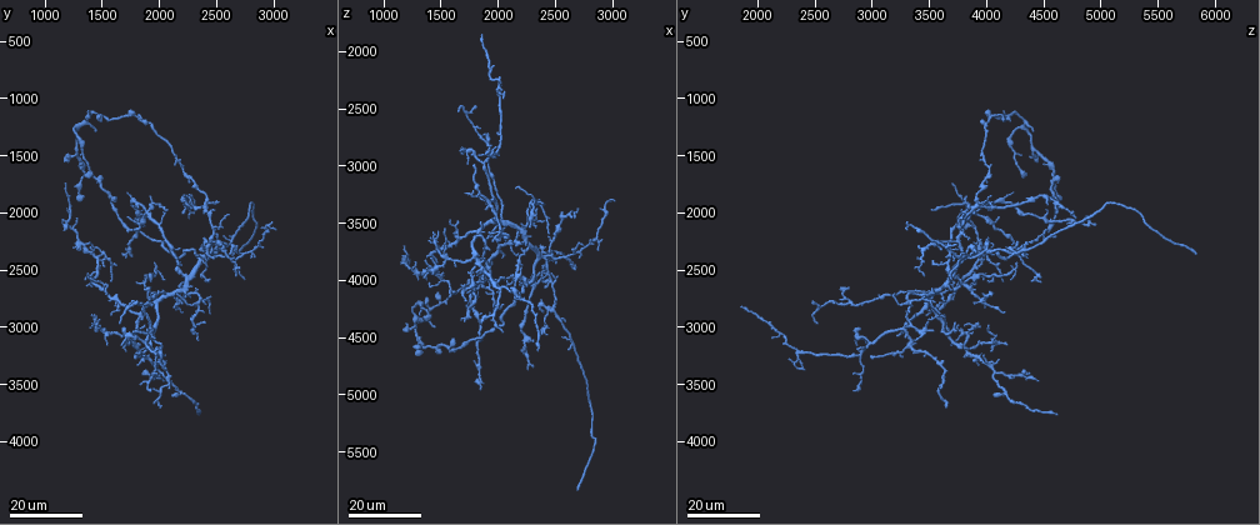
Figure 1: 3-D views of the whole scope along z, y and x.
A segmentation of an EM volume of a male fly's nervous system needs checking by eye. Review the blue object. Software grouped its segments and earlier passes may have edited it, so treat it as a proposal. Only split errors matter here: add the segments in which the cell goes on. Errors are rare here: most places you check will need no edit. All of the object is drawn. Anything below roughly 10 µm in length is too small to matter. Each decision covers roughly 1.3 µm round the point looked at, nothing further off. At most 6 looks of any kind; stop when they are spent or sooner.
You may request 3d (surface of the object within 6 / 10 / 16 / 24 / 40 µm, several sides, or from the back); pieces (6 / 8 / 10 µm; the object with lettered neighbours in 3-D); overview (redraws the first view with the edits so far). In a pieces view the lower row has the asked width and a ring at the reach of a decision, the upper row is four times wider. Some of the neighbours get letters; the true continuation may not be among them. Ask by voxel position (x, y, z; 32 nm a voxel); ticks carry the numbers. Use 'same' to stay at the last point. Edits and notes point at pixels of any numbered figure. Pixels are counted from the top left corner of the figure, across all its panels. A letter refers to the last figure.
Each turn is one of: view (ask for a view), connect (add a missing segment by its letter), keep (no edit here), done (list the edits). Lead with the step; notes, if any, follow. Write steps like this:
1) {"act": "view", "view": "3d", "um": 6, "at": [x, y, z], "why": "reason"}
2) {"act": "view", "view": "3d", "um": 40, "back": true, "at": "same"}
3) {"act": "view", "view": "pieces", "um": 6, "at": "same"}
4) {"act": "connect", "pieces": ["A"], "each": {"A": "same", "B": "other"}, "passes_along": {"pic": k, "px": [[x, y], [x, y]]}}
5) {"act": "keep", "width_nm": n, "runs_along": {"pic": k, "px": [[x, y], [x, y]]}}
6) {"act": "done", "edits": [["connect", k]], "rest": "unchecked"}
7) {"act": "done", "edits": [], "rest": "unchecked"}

{"act": "view", "view": "3d", "um": 16, "at": [2160, 2420, 3540], "why": "free end"}

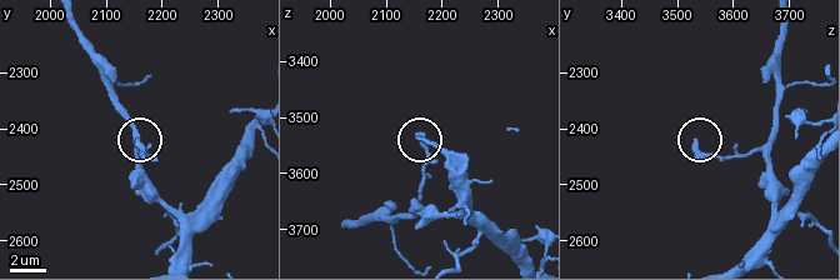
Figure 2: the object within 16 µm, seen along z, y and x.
{"act": "view", "view": "pieces", "um": 10, "at": [2160, 2425, 3535], "why": "what lies round it"}

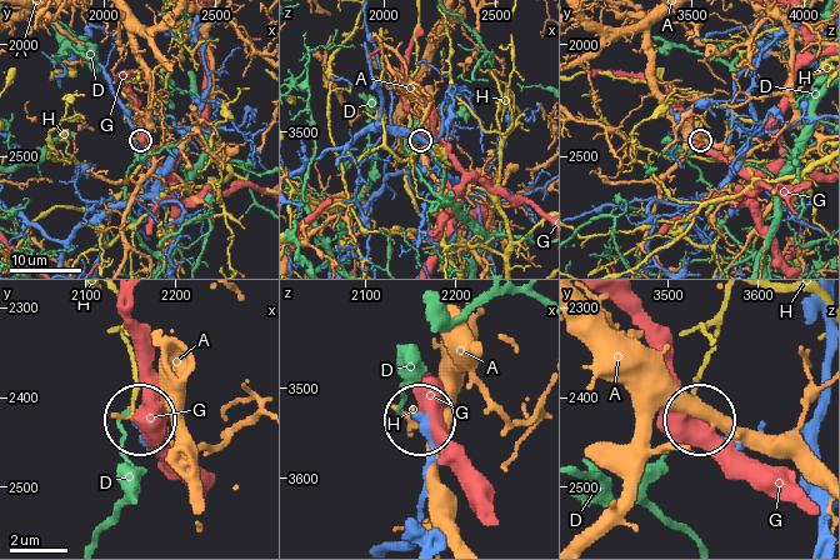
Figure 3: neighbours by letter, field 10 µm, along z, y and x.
{"act": "keep", "each": {"A": "other", "D": "other", "G": "other", "H": "other"}, "found": "no lettered segment goes on from it"}

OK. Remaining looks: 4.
{"act": "view", "view": "3d", "um": 24, "at": [1440, 1280, 4380], "why": "tapers out"}

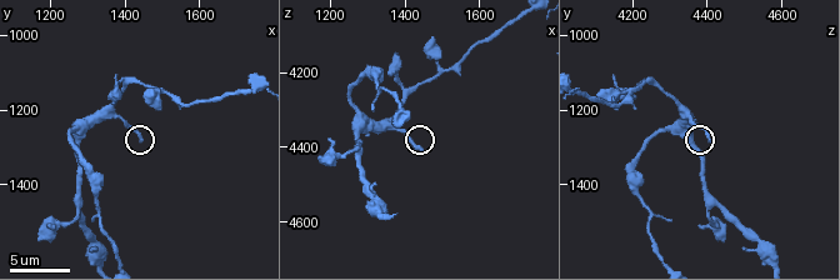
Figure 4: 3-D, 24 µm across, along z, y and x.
{"act": "view", "view": "pieces", "um": 10, "at": [1440, 1280, 4410], "why": "see the neighbours"}

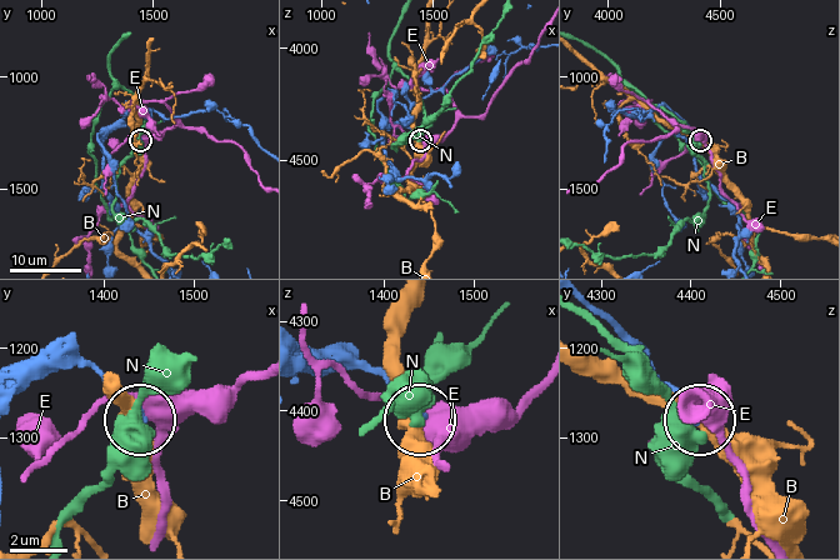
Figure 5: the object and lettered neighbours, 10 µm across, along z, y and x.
{"act": "keep", "each": {"B": "other", "E": "other", "N": "other"}, "found": "no lettered segment goes on from it"}

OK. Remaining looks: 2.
{"act": "view", "view": "3d", "um": 24, "at": [2720, 2360, 5800], "why": "free end"}

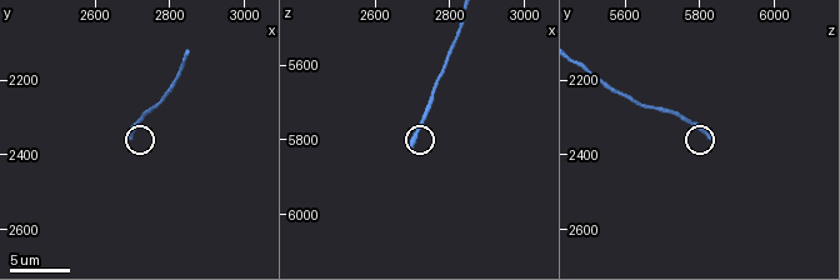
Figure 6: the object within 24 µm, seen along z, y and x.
{"act": "view", "view": "pieces", "um": 8, "at": [2690, 2360, 5830]}

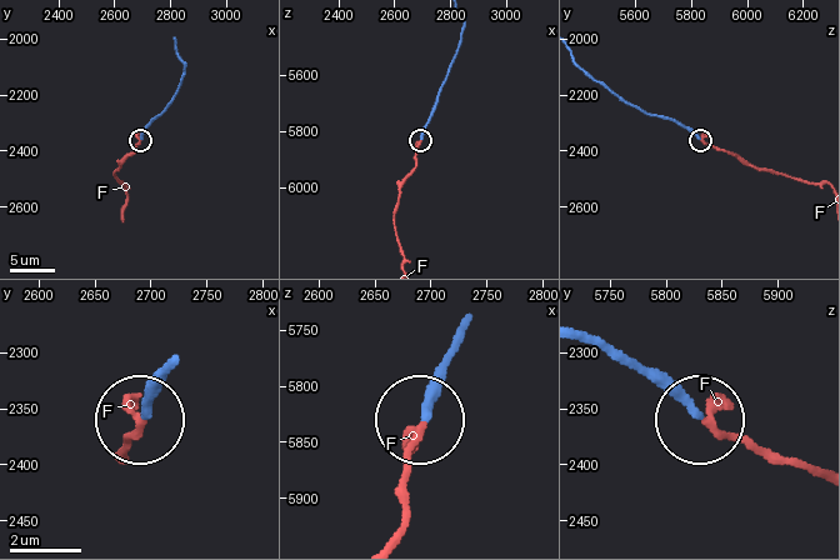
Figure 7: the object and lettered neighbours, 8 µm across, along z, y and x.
{"act": "connect", "pieces": ["F"], "each": {"F": "same"}, "passes_along": {"pic": 7, "px": [[456, 348], [406, 455], [400, 536]]}, "found": "the cell continues"}

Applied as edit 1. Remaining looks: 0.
{"act": "done", "edits": [["connect", 7]], "rest": "unchecked"}

